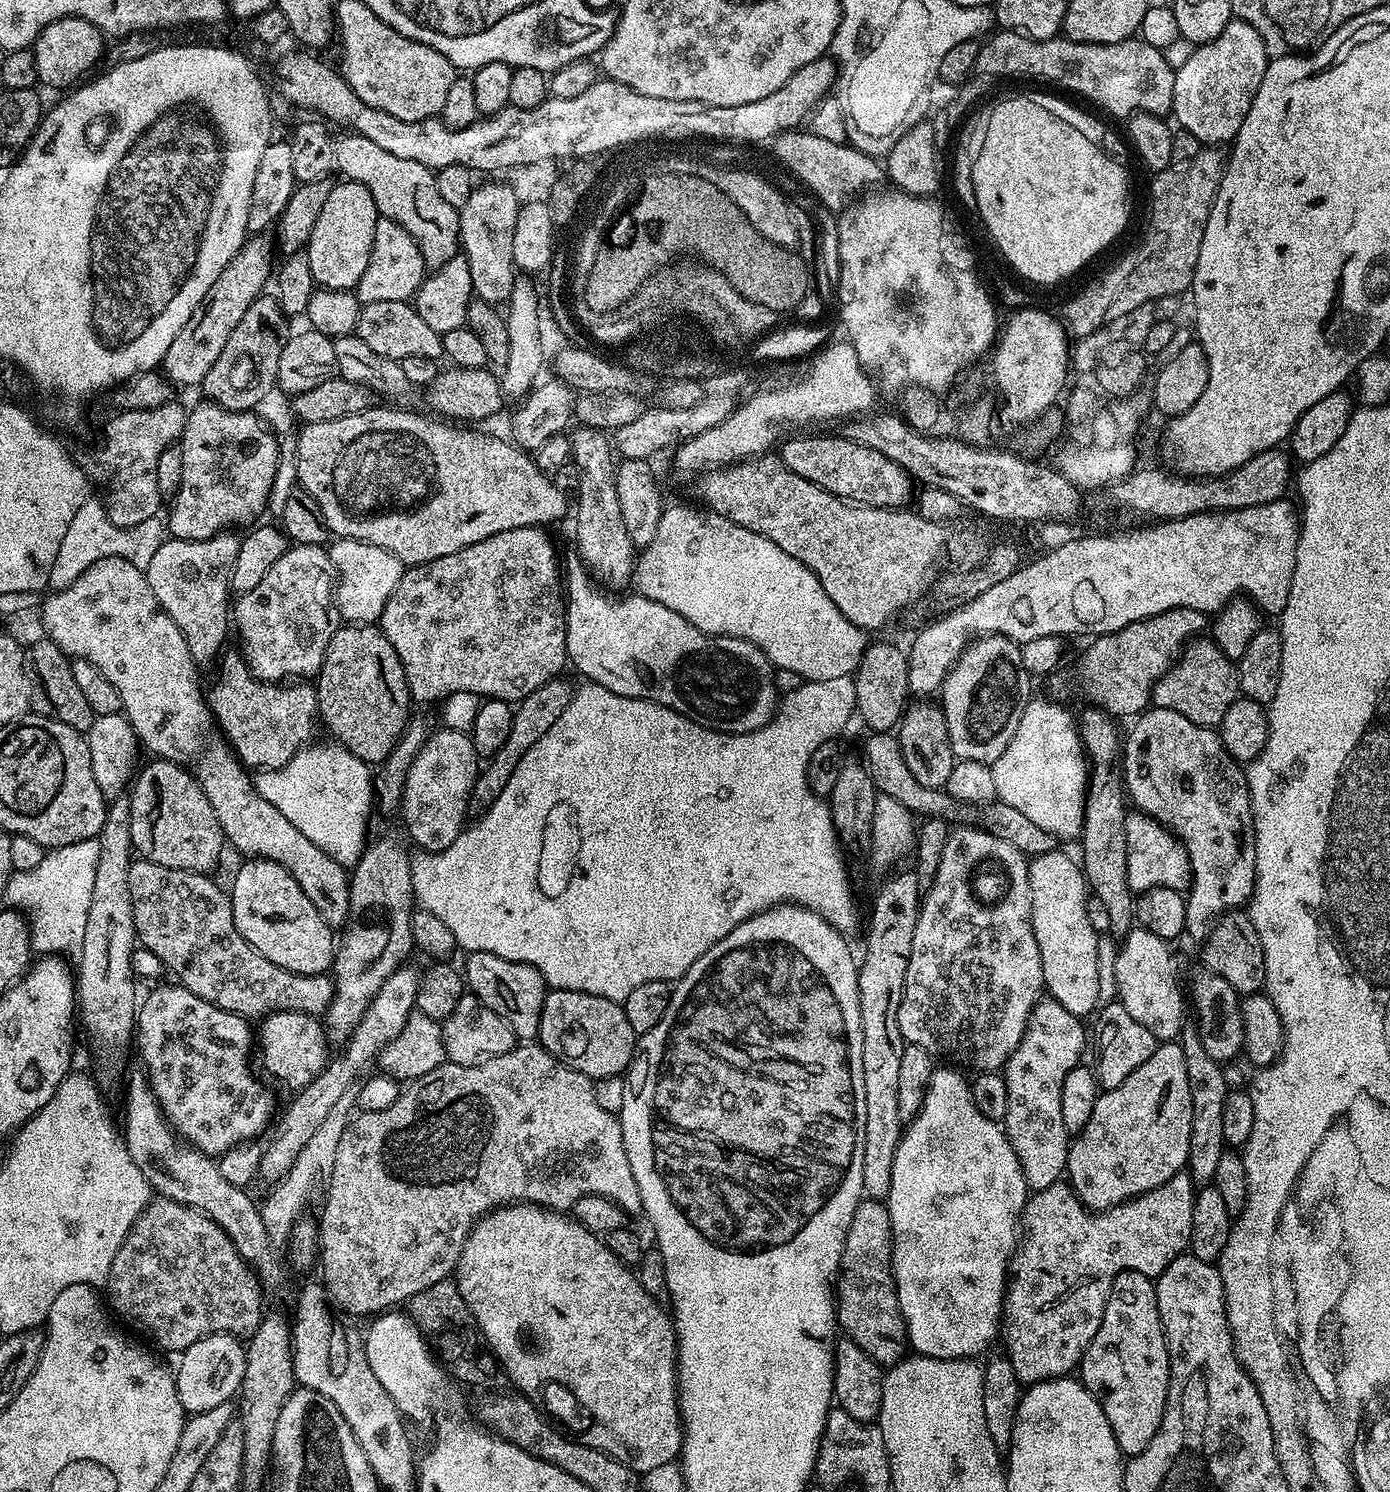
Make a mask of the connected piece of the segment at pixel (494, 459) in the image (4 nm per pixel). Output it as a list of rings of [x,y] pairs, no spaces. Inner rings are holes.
[[[368,406],[364,412],[352,416],[334,418],[332,421],[304,424],[296,436],[296,461],[299,487],[304,488],[322,506],[322,518],[328,523],[329,533],[340,538],[360,540],[370,546],[378,546],[390,554],[394,554],[405,566],[425,564],[434,558],[446,558],[446,554],[454,554],[466,546],[474,546],[474,542],[482,542],[494,534],[502,534],[515,528],[534,528],[549,526],[570,512],[570,496],[555,485],[554,480],[541,471],[535,459],[525,449],[517,448],[515,443],[499,440],[496,436],[483,436],[480,432],[471,432],[471,427],[457,426],[452,422],[441,422],[439,419],[427,420],[414,412],[403,412],[400,408],[374,408]]]

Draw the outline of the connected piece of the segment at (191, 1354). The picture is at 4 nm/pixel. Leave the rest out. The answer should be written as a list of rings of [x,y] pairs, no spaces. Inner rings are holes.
[[[214,1332],[211,1336],[202,1336],[198,1342],[184,1349],[179,1357],[180,1365],[174,1368],[174,1375],[178,1398],[185,1413],[210,1410],[219,1404],[229,1403],[239,1393],[246,1370],[245,1351],[245,1345],[237,1337],[229,1336],[227,1332]]]

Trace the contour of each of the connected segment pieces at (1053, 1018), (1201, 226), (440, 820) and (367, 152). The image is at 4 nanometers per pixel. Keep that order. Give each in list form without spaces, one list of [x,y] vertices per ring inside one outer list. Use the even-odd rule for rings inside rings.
[[[1041,998],[1030,1014],[1024,1037],[1017,1046],[1016,1053],[1007,1060],[1002,1069],[1008,1095],[1002,1127],[1018,1154],[1018,1162],[1032,1192],[1041,1192],[1046,1190],[1046,1186],[1061,1183],[1068,1167],[1070,1134],[1066,1126],[1062,1126],[1062,1082],[1066,1082],[1066,1074],[1070,1074],[1070,1070],[1081,1067],[1083,1060],[1080,1059],[1084,1056],[1084,1024],[1081,1017],[1070,1014],[1070,1010],[1066,1010],[1066,1006],[1062,1006],[1057,1000]]]
[[[1204,146],[1188,161],[1171,163],[1167,168],[1155,173],[1152,180],[1152,221],[1148,224],[1148,233],[1137,252],[1124,256],[1101,280],[1088,284],[1064,308],[1062,323],[1073,337],[1094,334],[1096,329],[1105,327],[1123,315],[1128,315],[1144,302],[1151,299],[1166,298],[1187,293],[1192,287],[1194,270],[1198,266],[1198,250],[1202,250],[1202,234],[1206,234],[1206,222],[1210,218],[1210,210],[1214,198],[1220,189],[1224,177],[1226,156],[1219,147]]]
[[[437,727],[427,742],[418,750],[406,774],[404,796],[399,811],[404,812],[408,836],[425,853],[446,850],[466,827],[464,815],[469,815],[474,782],[480,775],[481,757],[476,755],[474,742],[468,732]]]
[[[344,134],[336,140],[336,166],[335,171],[341,172],[344,180],[353,180],[364,184],[366,190],[370,190],[370,198],[374,198],[377,213],[385,220],[398,222],[402,230],[406,230],[418,242],[418,250],[422,252],[422,258],[429,269],[441,268],[450,258],[454,258],[460,252],[460,214],[457,208],[450,206],[450,202],[442,199],[438,194],[438,186],[433,169],[422,166],[418,162],[409,162],[407,158],[397,158],[394,154],[382,150],[370,142],[370,138],[362,138],[355,134]]]

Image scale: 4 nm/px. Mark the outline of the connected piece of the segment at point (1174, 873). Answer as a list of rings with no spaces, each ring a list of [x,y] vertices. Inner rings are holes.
[[[1132,810],[1124,818],[1126,836],[1126,878],[1133,894],[1148,892],[1151,888],[1169,888],[1175,892],[1187,893],[1192,887],[1192,867],[1186,850],[1168,829],[1156,820],[1151,820],[1145,812]]]

